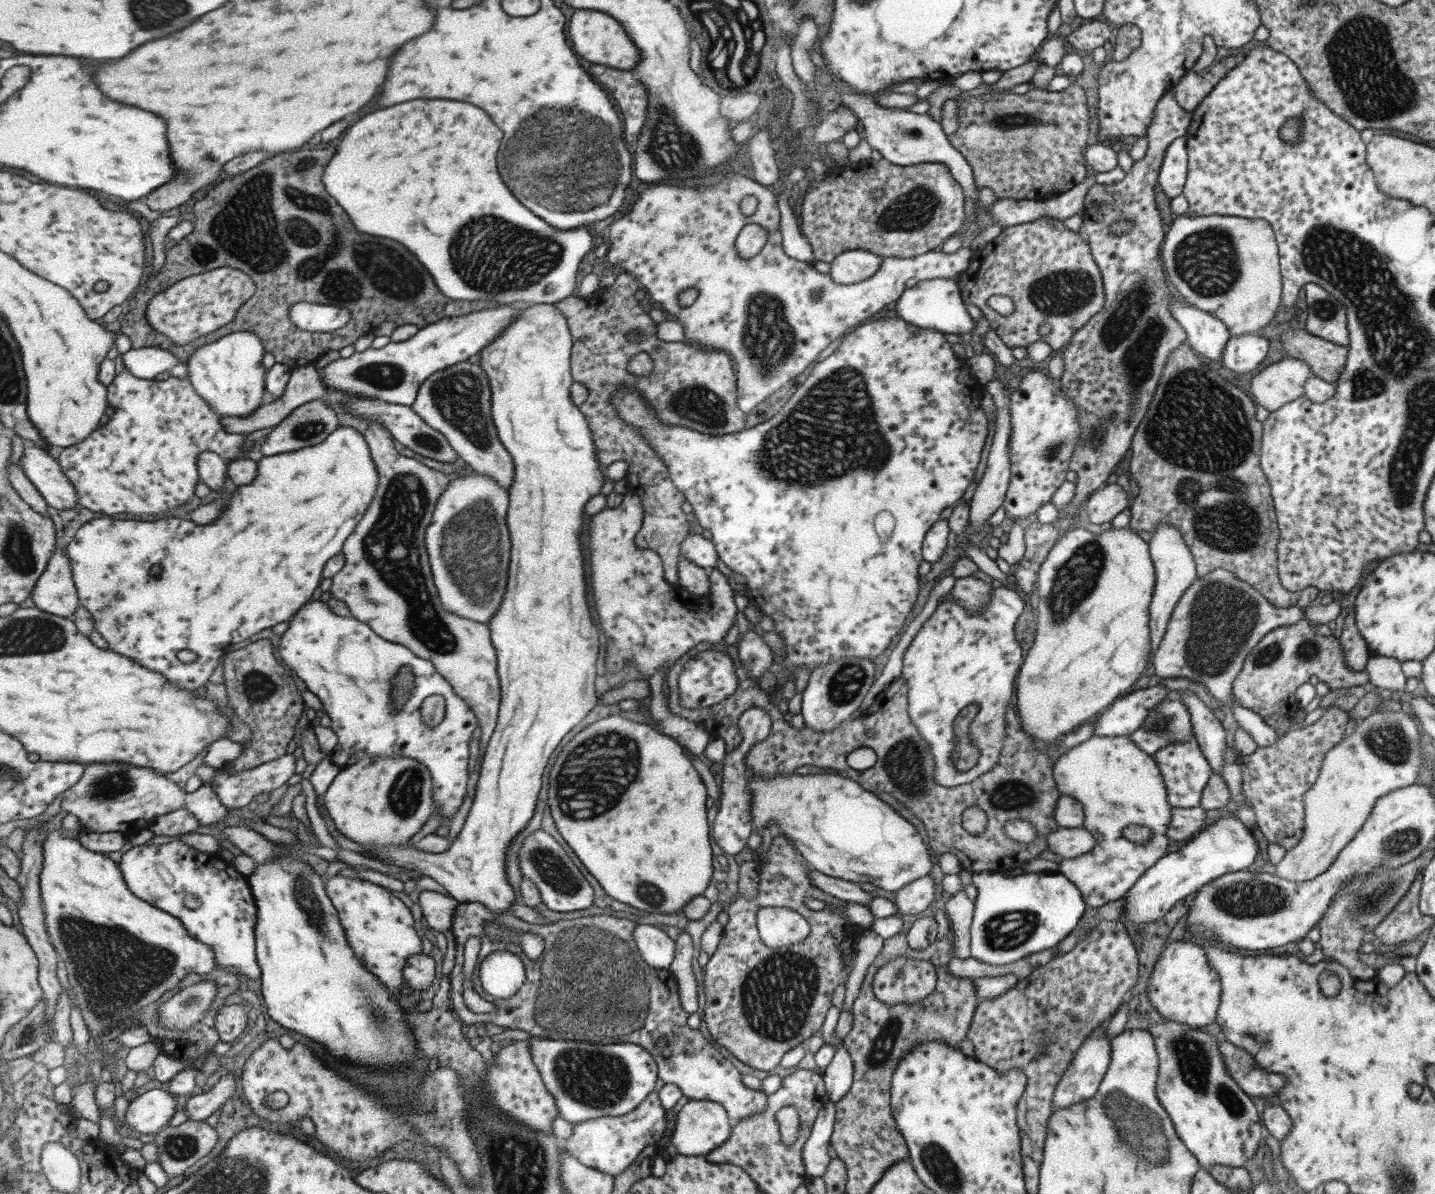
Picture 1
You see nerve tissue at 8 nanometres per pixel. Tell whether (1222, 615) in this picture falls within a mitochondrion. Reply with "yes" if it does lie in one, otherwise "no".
yes

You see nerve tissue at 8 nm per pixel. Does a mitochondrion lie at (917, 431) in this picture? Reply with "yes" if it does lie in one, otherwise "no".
no

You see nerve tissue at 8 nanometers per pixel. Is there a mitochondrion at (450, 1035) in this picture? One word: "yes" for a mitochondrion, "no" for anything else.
no

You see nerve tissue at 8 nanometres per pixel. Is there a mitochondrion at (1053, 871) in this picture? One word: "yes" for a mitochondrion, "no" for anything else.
no

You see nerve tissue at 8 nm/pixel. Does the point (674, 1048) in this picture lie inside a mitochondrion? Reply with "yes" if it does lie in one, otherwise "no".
no

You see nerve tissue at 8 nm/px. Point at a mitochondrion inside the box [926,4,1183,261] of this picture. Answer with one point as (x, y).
(1008, 121)

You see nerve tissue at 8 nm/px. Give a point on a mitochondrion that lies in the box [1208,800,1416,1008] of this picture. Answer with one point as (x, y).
(1371, 903)

